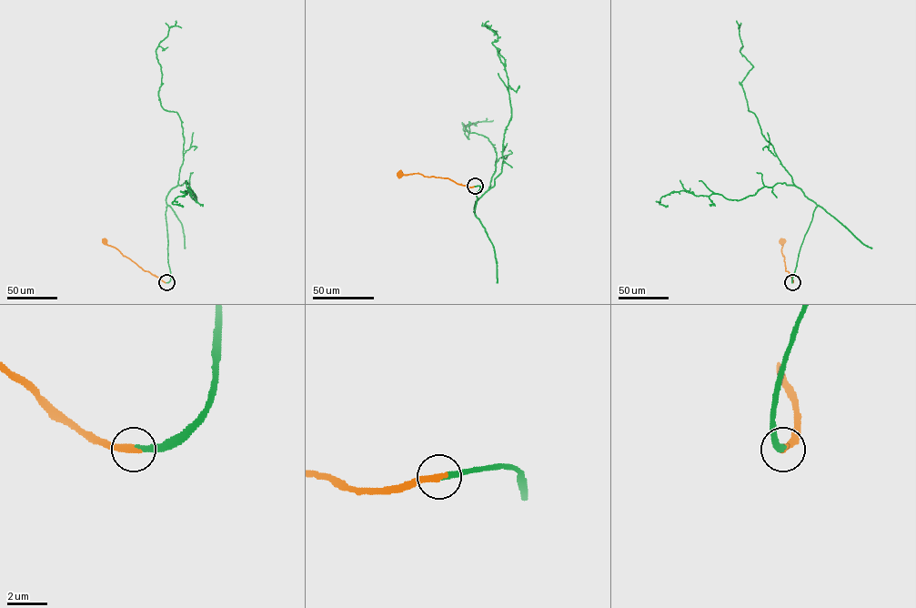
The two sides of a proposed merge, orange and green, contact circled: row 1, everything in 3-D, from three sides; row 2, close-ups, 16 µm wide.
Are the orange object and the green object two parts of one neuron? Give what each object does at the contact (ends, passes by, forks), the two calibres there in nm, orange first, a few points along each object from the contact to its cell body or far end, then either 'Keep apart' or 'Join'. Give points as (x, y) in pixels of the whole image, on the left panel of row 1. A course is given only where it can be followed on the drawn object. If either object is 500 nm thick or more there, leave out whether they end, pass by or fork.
At the ring orange ends. At the ring green ends. Thickness 360 nm (orange) against 280 nm. Course of orange: (166, 282), (144, 270), (105, 240). Course of green: (166, 282), (166, 199), (178, 184), (184, 139), (179, 116), (161, 105), (156, 50), (170, 26), (181, 27). Join

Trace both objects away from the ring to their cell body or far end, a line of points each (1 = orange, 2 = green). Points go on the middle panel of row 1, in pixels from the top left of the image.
1: (475, 186), (418, 173), (400, 175)
2: (475, 186), (476, 217), (496, 152), (469, 124), (468, 138), (462, 123), (493, 120)

